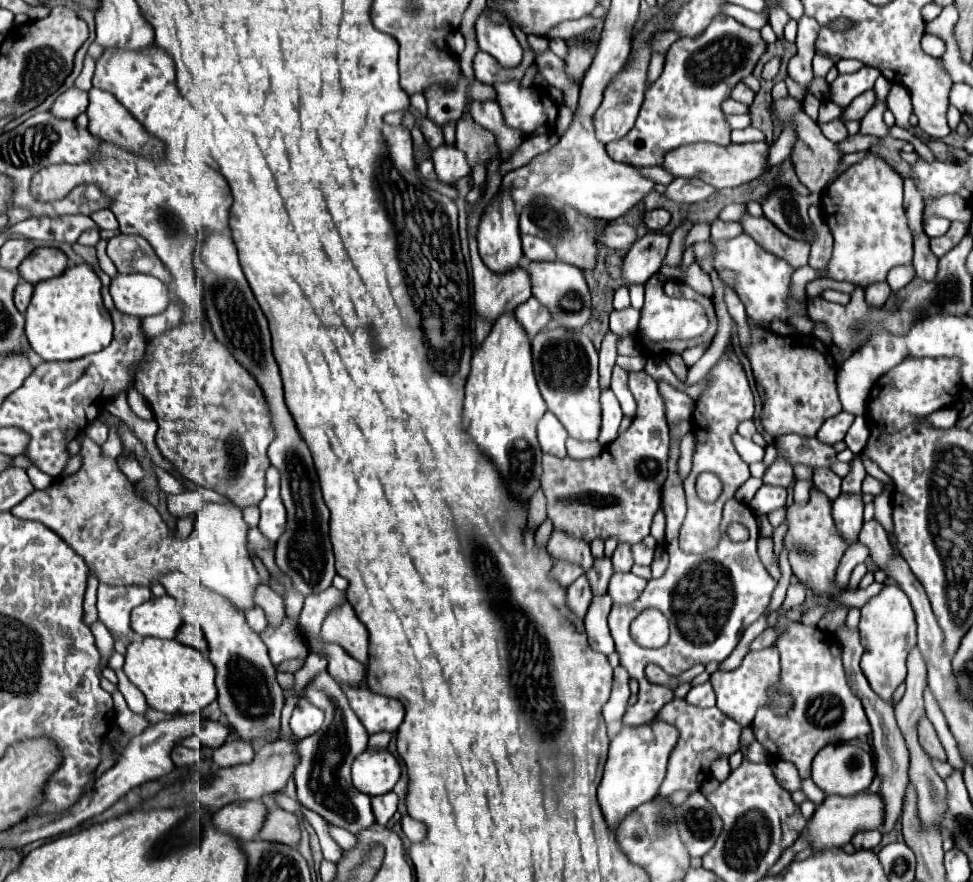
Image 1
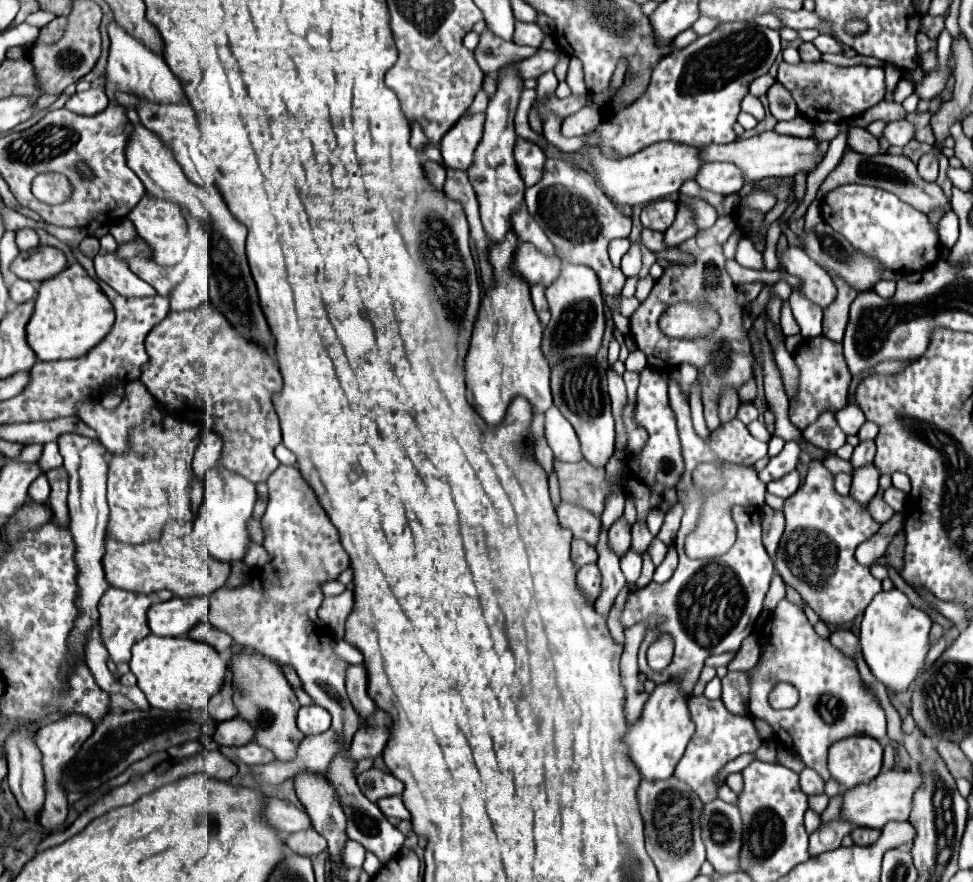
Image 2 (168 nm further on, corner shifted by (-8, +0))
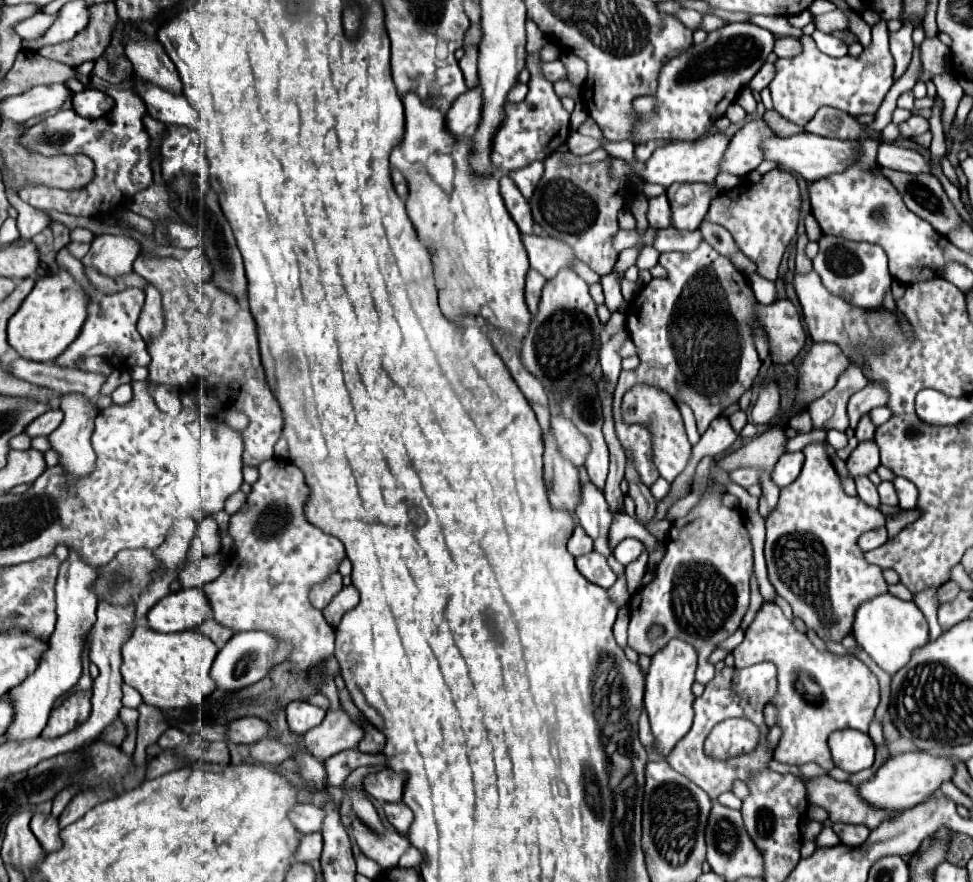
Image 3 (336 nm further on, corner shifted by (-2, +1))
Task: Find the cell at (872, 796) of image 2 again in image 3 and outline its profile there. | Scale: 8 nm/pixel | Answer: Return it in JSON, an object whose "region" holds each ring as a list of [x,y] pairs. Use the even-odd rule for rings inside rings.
{"region":[[[908,751],[890,757],[870,781],[860,785],[860,795],[870,805],[904,811],[922,803],[928,795],[932,795],[932,791],[938,791],[944,781],[952,779],[952,771],[954,771],[954,759],[950,757],[936,757],[926,751]]]}

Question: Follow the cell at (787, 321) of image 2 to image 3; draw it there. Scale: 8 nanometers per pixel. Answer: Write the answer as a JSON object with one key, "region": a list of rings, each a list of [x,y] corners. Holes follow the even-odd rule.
{"region":[[[706,241],[690,253],[662,253],[660,265],[668,269],[668,277],[652,279],[644,285],[626,311],[626,323],[632,341],[638,347],[640,367],[636,371],[622,371],[614,391],[618,439],[626,457],[632,457],[642,483],[648,487],[652,487],[652,483],[660,477],[652,463],[652,435],[642,425],[624,423],[624,393],[628,393],[634,385],[660,387],[674,401],[686,403],[694,411],[698,433],[702,435],[712,419],[750,389],[752,379],[760,369],[752,337],[754,325],[764,329],[770,341],[774,365],[792,363],[808,339],[800,313],[790,299],[778,299],[772,305],[758,303],[744,273],[738,275],[738,269],[730,263],[730,259],[722,257]]]}

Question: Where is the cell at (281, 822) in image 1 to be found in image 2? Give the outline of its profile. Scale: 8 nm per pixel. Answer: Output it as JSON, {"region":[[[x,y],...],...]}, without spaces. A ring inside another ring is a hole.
{"region":[[[312,826],[308,830],[286,836],[284,844],[288,850],[292,850],[300,856],[314,856],[314,854],[320,854],[326,850],[326,840]]]}

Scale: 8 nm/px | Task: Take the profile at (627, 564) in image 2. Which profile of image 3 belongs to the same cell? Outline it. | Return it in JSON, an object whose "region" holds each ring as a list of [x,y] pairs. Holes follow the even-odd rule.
{"region":[[[624,539],[624,541],[620,541],[620,543],[616,545],[614,557],[616,557],[622,565],[628,565],[628,563],[636,561],[642,551],[644,551],[644,545],[642,545],[638,539]]]}

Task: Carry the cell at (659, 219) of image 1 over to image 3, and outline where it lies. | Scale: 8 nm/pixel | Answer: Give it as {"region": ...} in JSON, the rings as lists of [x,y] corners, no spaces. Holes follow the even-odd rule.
{"region":[[[660,195],[656,199],[650,199],[650,209],[648,209],[648,223],[656,229],[666,229],[672,225],[670,221],[670,203],[666,195]]]}

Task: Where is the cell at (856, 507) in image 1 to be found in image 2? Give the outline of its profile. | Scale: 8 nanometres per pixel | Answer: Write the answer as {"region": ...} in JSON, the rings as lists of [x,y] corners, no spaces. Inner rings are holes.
{"region":[[[874,464],[858,468],[852,472],[852,488],[850,488],[850,496],[854,498],[856,504],[860,504],[862,508],[868,506],[868,502],[876,496],[878,492],[878,478],[880,472],[876,470]]]}

